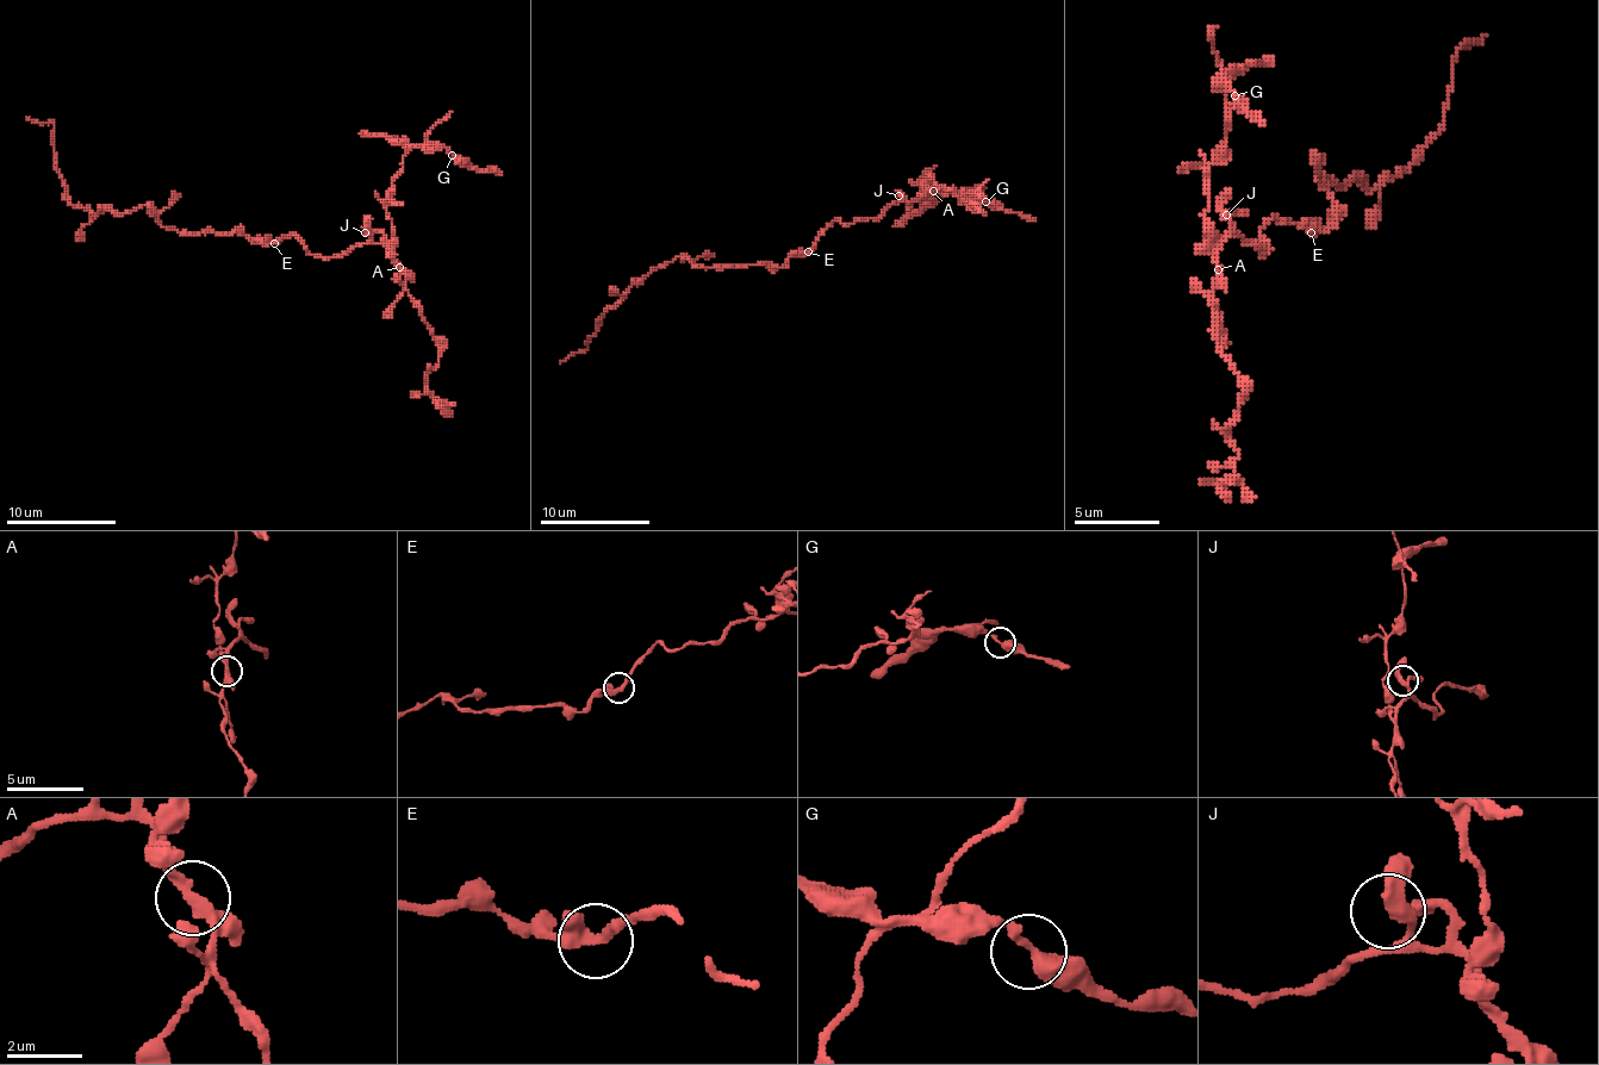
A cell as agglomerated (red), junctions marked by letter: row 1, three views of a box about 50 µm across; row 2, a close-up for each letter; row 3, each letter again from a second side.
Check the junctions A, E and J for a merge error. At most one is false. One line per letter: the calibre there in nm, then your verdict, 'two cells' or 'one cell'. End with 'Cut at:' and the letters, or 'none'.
A: calibre 320 nm; two cells
E: calibre 380 nm; one cell
J: calibre 320 nm; one cell
Cut at: A

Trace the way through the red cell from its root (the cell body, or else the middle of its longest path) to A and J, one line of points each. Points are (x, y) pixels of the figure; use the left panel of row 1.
A: (277, 241), (293, 235), (312, 254), (321, 257), (348, 254), (359, 243), (384, 243), (400, 268)
J: (277, 241), (293, 235), (312, 254), (334, 257), (348, 254), (359, 243), (365, 243), (369, 238), (365, 232)

